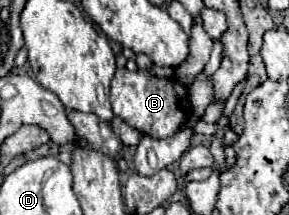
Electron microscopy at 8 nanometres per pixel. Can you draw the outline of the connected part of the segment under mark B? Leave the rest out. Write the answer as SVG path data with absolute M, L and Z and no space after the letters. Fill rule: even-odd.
M119 68L111 82L109 100L115 116L157 140L173 136L191 118L187 86L181 84L177 78L157 78L151 74L151 70L137 68L135 72L129 72L127 68Z

